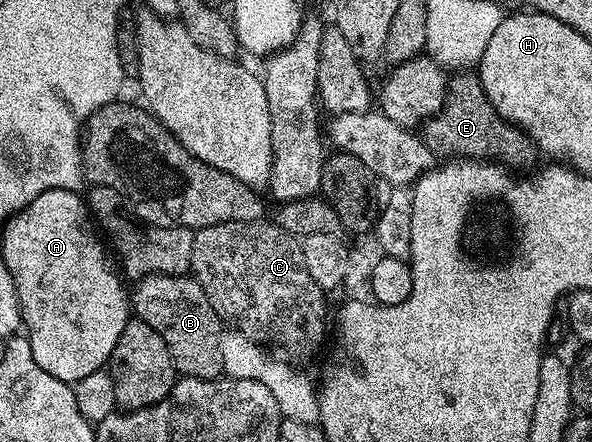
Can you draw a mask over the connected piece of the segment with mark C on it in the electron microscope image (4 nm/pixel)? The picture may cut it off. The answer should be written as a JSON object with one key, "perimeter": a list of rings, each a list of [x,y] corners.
{"perimeter":[[[233,221],[231,223],[215,223],[209,227],[201,227],[194,234],[194,253],[192,254],[191,274],[202,285],[202,289],[206,293],[209,301],[215,305],[219,311],[221,320],[225,324],[233,323],[237,327],[235,329],[241,336],[251,339],[253,342],[261,345],[271,345],[281,347],[284,351],[289,351],[296,359],[308,359],[320,346],[324,343],[324,330],[330,327],[330,311],[328,315],[328,303],[324,300],[326,295],[325,288],[320,287],[314,281],[314,277],[310,277],[310,273],[306,273],[306,257],[302,257],[302,249],[300,248],[301,240],[297,236],[292,235],[289,231],[285,231],[283,227],[275,222],[269,221],[253,221],[251,223],[241,223]]]}

